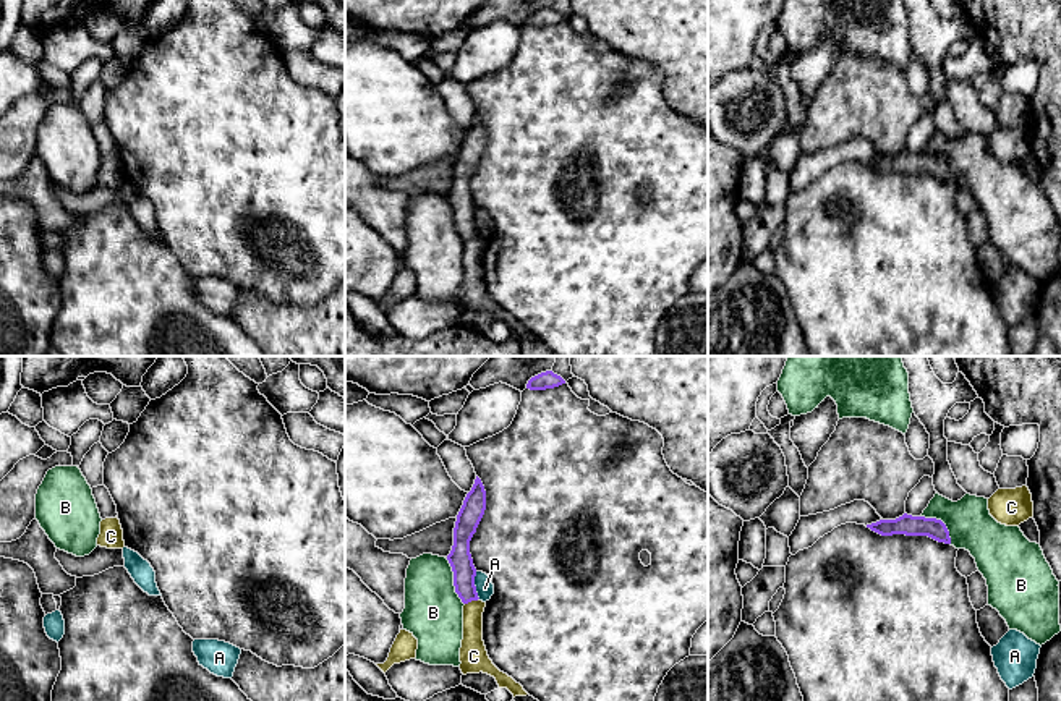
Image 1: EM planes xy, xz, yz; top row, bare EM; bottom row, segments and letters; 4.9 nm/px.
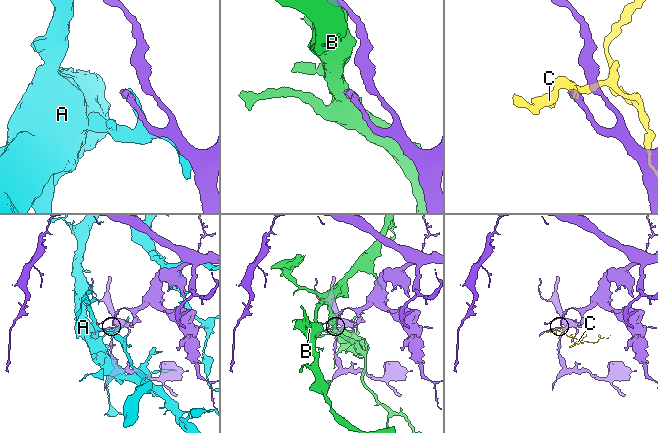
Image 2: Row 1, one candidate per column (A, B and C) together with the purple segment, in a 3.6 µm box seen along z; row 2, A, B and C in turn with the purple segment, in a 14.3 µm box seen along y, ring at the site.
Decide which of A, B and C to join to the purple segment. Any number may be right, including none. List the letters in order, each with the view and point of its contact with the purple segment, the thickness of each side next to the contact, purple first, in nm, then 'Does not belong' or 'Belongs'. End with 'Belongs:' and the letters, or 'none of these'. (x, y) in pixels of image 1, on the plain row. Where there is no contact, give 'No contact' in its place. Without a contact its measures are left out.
A: Touches purple at xz (473, 222). Thickness 120 nm (purple) against 90 nm. Does not belong
B: Touches purple at xz (454, 219). Thickness 120 nm (purple) against 300 nm. Does not belong
C: Touches purple at xz (472, 237). Thickness 120 nm (purple) against 120 nm. Belongs
Belongs: C

